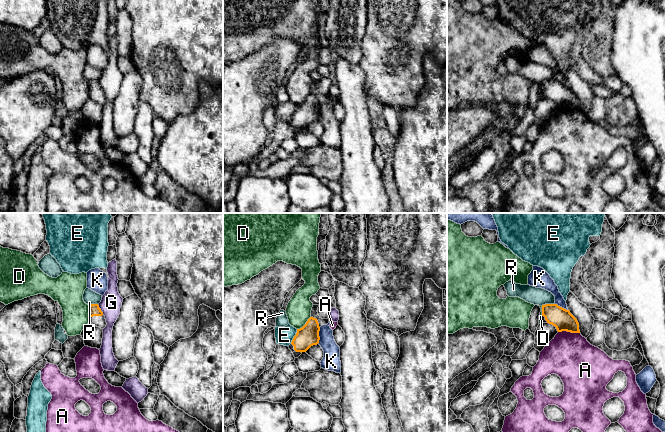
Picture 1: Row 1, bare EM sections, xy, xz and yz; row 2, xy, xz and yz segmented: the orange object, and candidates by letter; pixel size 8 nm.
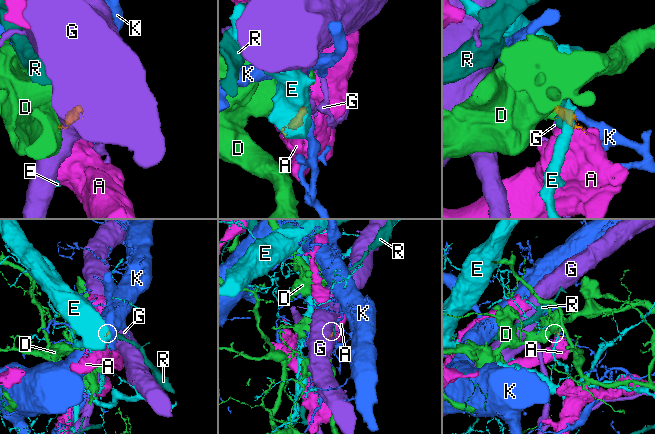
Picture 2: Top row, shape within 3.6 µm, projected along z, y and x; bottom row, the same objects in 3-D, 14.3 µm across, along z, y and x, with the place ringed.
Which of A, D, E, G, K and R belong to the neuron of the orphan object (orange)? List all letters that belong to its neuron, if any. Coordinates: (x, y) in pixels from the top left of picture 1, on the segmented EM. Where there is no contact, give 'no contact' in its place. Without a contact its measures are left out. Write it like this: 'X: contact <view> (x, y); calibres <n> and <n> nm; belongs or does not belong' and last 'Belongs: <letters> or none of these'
A: contact yz (569, 331); calibres 170 and 360 nm; does not belong
D: contact xz (305, 324); calibres 170 and 200 nm; does not belong
E: contact xz (294, 336); calibres 170 and 140 nm; does not belong
G: contact xy (100, 309); calibres 90 and 170 nm; does not belong
K: contact xz (318, 335); calibres 170 and 140 nm; does not belong
R: contact yz (547, 304); calibres 170 and 140 nm; does not belong
Belongs: none of these

